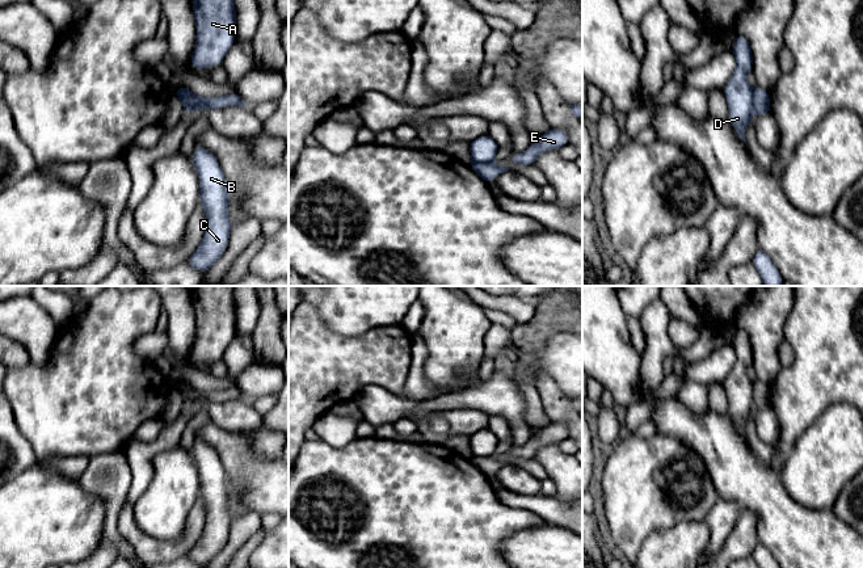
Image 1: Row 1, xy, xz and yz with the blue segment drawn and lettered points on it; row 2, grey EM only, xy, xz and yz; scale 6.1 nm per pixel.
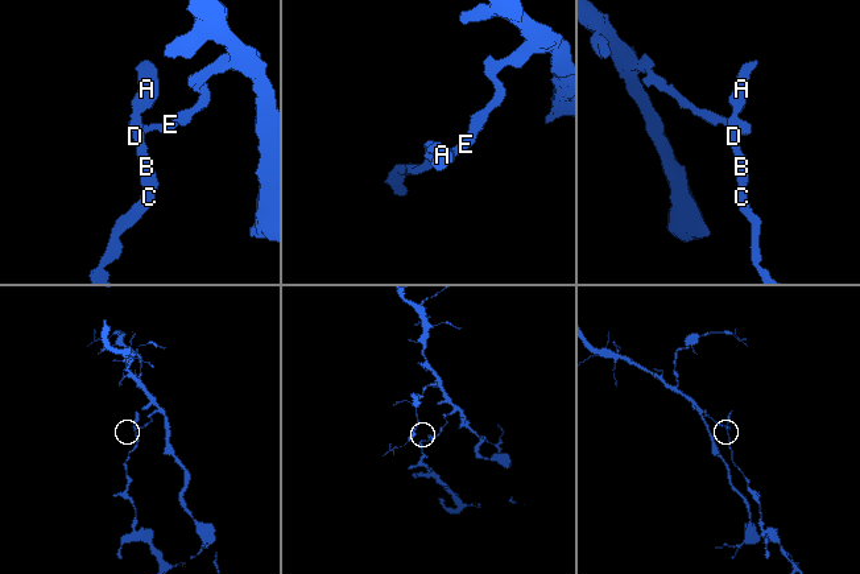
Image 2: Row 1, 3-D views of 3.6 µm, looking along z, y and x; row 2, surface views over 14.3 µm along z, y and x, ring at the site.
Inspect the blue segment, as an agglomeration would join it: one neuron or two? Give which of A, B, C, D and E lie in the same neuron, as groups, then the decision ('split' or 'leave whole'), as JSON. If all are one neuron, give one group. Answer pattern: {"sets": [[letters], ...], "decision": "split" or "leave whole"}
{"sets": [["A", "B", "C", "D"], ["E"]], "decision": "split"}

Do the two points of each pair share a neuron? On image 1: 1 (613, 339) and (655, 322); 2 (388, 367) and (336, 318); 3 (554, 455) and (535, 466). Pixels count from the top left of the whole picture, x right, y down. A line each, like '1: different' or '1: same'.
1: different
2: different
3: different

